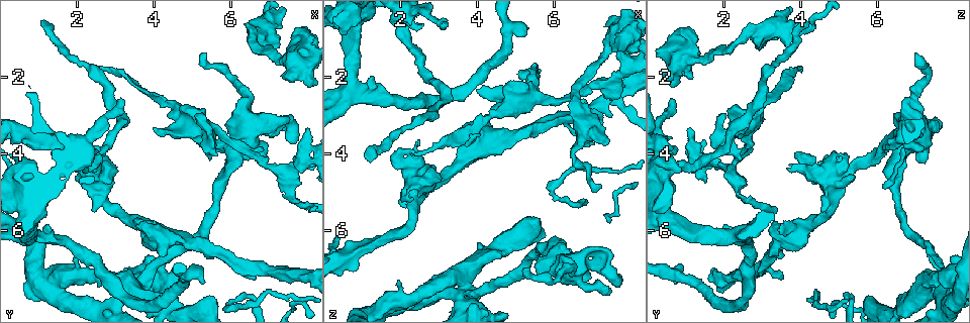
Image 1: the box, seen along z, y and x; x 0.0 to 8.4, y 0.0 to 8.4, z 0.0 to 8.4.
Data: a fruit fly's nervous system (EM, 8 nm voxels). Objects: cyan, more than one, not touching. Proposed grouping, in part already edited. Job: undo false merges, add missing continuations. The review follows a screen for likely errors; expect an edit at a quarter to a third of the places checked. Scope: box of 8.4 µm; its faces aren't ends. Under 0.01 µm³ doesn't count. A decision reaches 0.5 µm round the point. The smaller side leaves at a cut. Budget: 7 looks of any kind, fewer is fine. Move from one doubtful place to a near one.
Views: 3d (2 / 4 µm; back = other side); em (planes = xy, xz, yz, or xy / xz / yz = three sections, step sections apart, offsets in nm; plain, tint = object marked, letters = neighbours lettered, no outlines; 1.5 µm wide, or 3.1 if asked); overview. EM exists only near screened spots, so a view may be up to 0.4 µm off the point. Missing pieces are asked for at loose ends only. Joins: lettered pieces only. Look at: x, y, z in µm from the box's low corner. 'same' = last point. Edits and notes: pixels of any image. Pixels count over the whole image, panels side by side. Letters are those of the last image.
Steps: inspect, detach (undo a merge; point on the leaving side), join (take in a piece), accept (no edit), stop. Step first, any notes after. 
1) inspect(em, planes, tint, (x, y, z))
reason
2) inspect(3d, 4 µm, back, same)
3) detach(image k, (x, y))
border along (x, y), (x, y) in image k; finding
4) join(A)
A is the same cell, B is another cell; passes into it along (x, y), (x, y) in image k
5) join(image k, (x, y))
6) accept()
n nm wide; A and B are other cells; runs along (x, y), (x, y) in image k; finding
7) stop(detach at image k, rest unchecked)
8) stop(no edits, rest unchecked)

inspect(em, xy, step 8, tint, (5.30, 3.35, 2.50))
abrupt turn

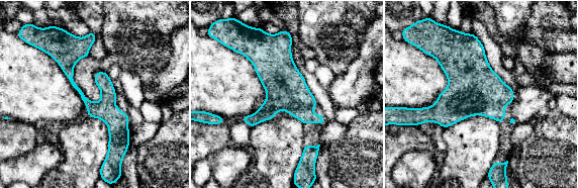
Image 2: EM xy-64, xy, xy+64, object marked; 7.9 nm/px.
inspect(em, planes, letters, same)
cut it another way

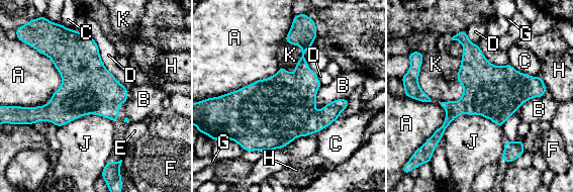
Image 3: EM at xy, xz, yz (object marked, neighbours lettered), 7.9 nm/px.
accept()
A, B, C, D, E, F, G, H, J and K are other cells; border along (347, 98), (314, 107) in image 3; all the same neuron

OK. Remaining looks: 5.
inspect(em, xz, step 8, tint, (2.25, 1.90, 4.00))
free end

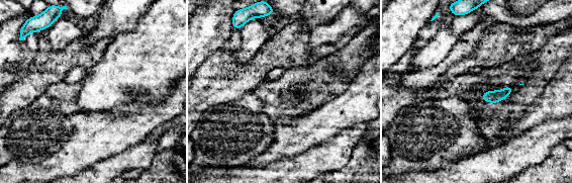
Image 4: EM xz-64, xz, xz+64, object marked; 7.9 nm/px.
inspect(em, planes, letters, same)

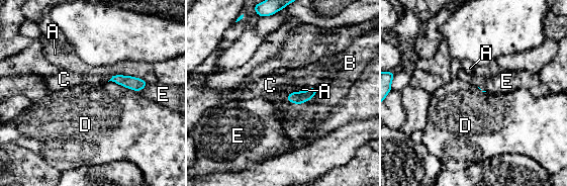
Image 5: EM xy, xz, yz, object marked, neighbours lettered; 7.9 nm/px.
join(C)
D touches over 240 nm; C is the same cell, A, B, D and E are other cells; it goes on there

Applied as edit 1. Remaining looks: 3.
stop(join at image 5, rest unchecked)

